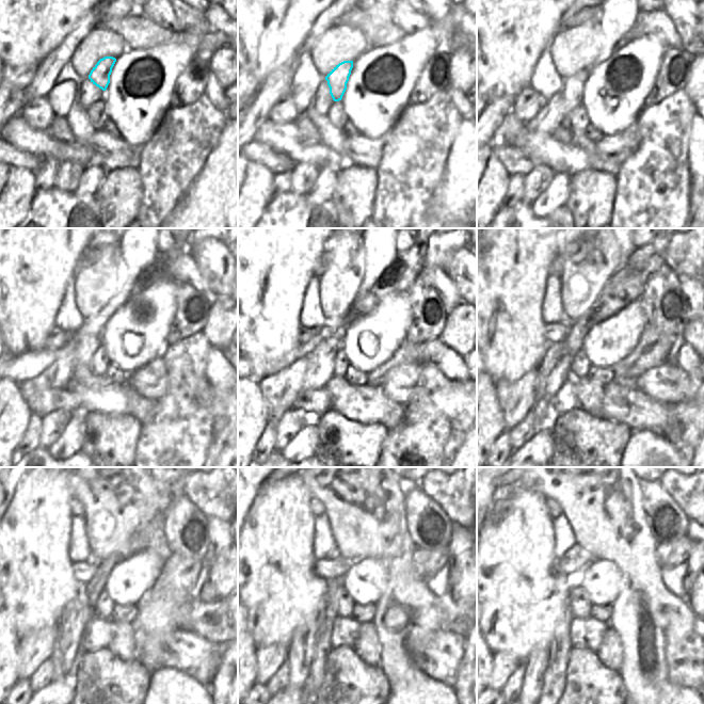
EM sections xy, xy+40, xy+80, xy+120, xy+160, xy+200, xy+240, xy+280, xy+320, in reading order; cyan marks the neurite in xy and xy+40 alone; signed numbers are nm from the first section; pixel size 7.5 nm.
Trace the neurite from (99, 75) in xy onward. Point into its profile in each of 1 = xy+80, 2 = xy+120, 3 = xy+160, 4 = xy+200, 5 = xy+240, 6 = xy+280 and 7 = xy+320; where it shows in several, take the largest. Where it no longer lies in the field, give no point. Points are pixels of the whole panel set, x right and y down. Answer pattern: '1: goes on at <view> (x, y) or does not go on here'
1: goes on at xy+80 (572, 90)
2: goes on at xy+120 (88, 338)
3: goes on at xy+160 (320, 362)
4: goes on at xy+200 (555, 369)
5: goes on at xy+240 (76, 616)
6: goes on at xy+280 (302, 648)
7: goes on at xy+320 (538, 660)

